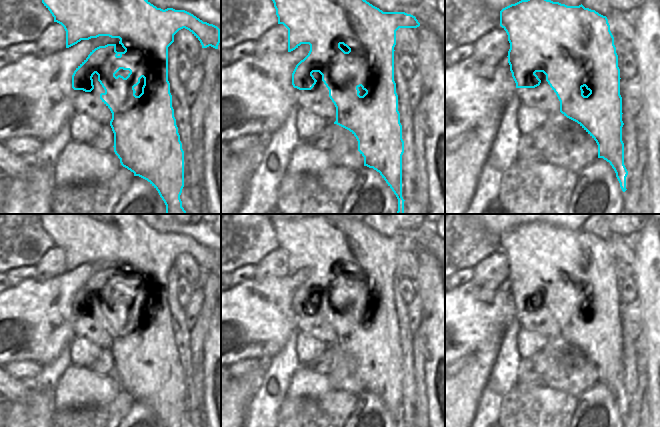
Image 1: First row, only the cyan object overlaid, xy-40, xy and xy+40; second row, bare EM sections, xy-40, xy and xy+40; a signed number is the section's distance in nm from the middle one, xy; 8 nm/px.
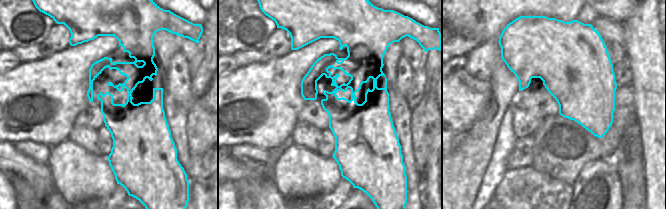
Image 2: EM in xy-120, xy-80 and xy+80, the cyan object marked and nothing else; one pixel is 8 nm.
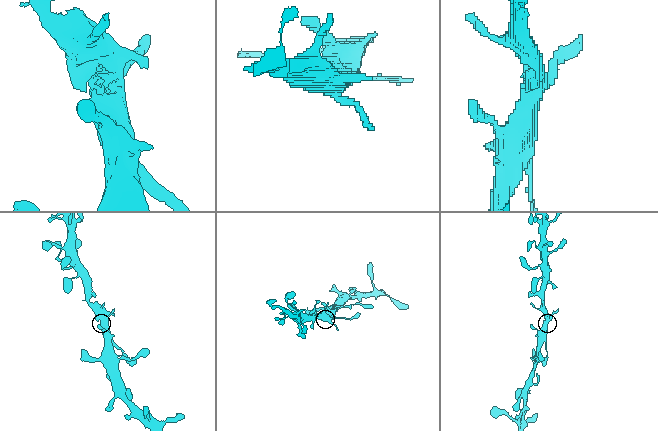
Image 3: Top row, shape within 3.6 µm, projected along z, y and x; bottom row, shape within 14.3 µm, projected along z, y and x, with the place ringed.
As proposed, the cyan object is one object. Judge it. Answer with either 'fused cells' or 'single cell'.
single cell

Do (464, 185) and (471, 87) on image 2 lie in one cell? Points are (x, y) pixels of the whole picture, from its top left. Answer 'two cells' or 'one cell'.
two cells

